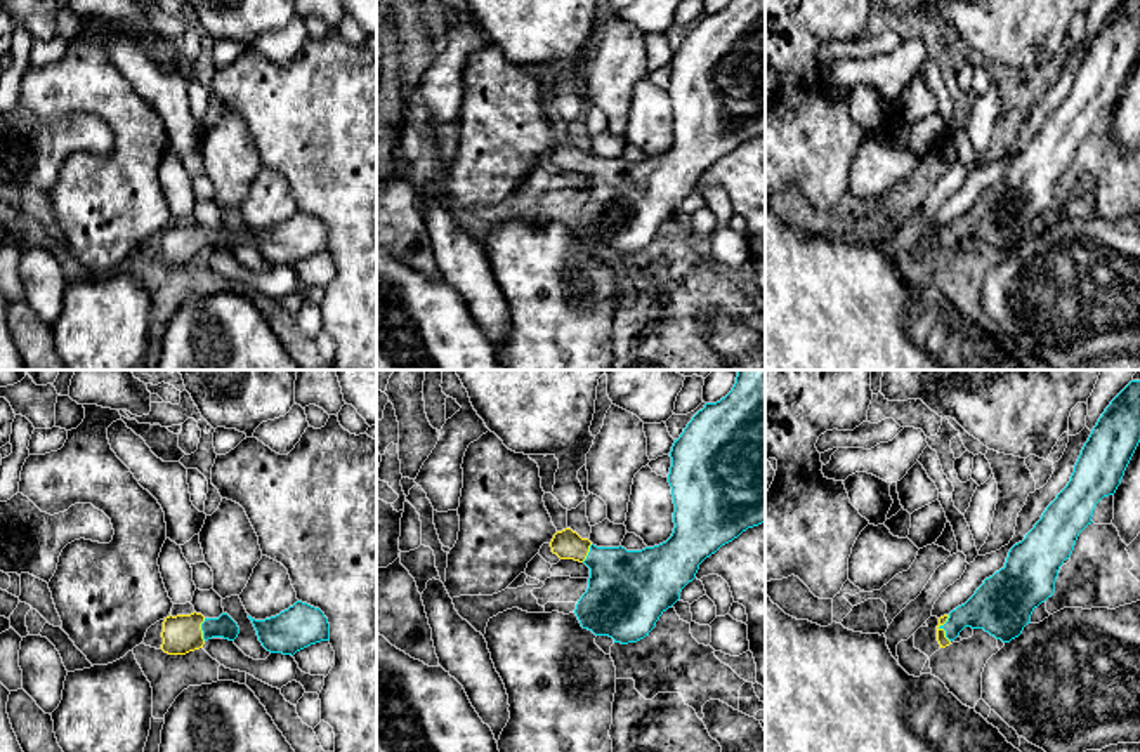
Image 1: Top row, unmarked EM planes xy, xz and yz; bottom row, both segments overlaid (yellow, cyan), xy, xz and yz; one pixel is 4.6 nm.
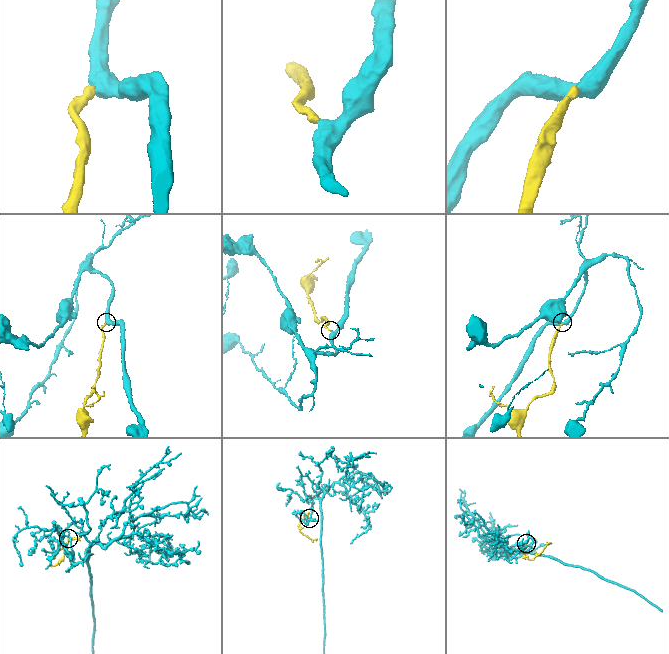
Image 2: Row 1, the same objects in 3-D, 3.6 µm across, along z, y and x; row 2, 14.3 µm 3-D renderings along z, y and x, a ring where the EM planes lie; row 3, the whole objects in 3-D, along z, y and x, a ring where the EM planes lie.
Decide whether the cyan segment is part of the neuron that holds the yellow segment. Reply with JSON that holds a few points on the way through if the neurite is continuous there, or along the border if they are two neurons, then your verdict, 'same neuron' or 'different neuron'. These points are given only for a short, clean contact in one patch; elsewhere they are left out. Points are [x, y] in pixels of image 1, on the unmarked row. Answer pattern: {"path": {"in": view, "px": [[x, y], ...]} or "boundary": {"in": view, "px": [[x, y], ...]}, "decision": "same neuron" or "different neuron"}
{"path": {"in": "yz", "px": [[941, 245], [943, 240], [963, 226], [991, 219]]}, "decision": "same neuron"}

